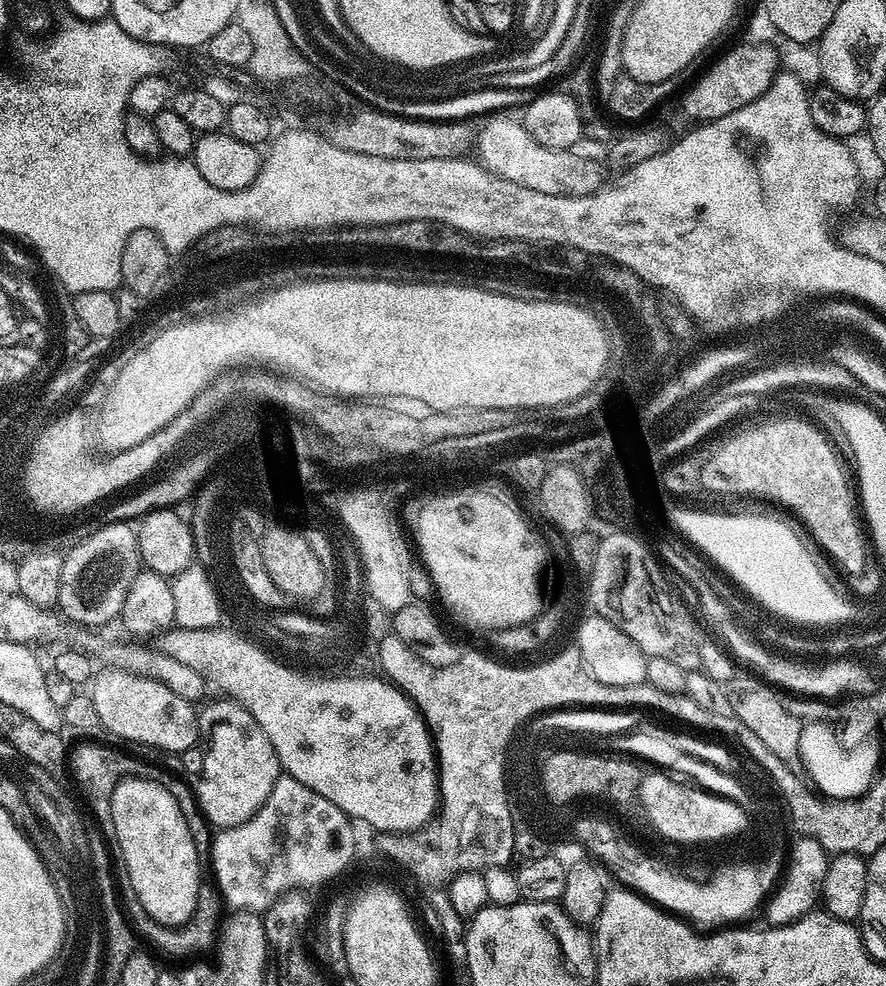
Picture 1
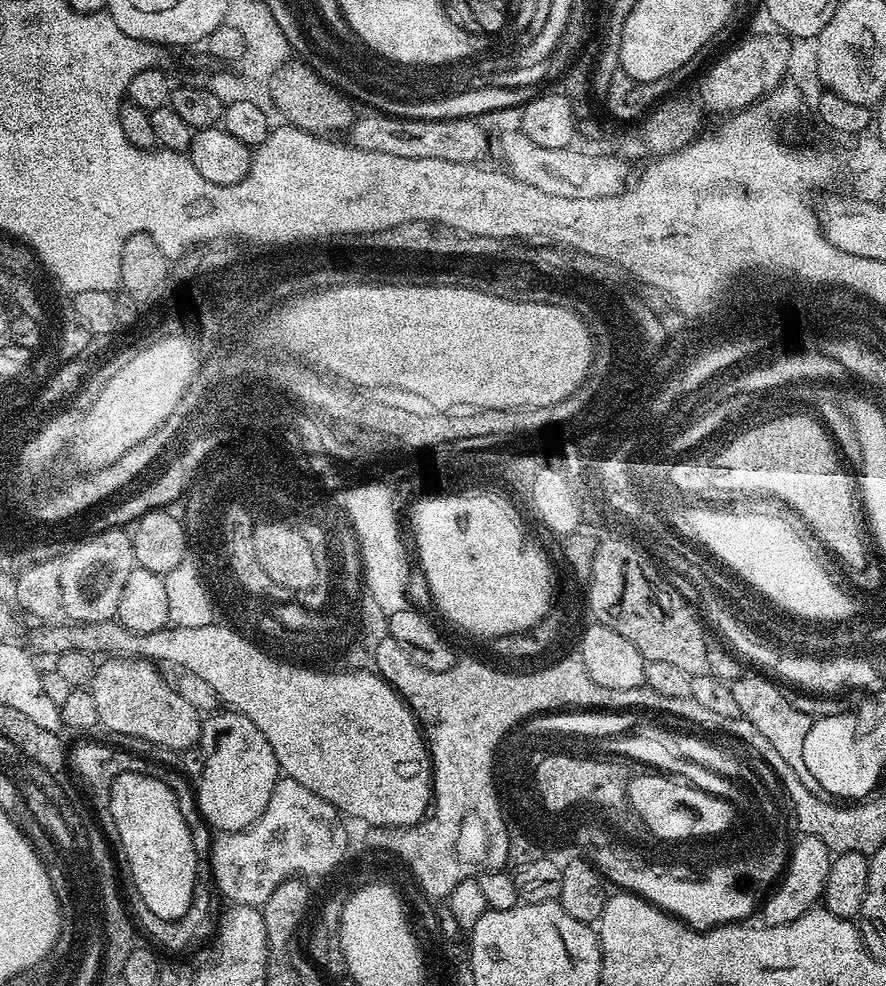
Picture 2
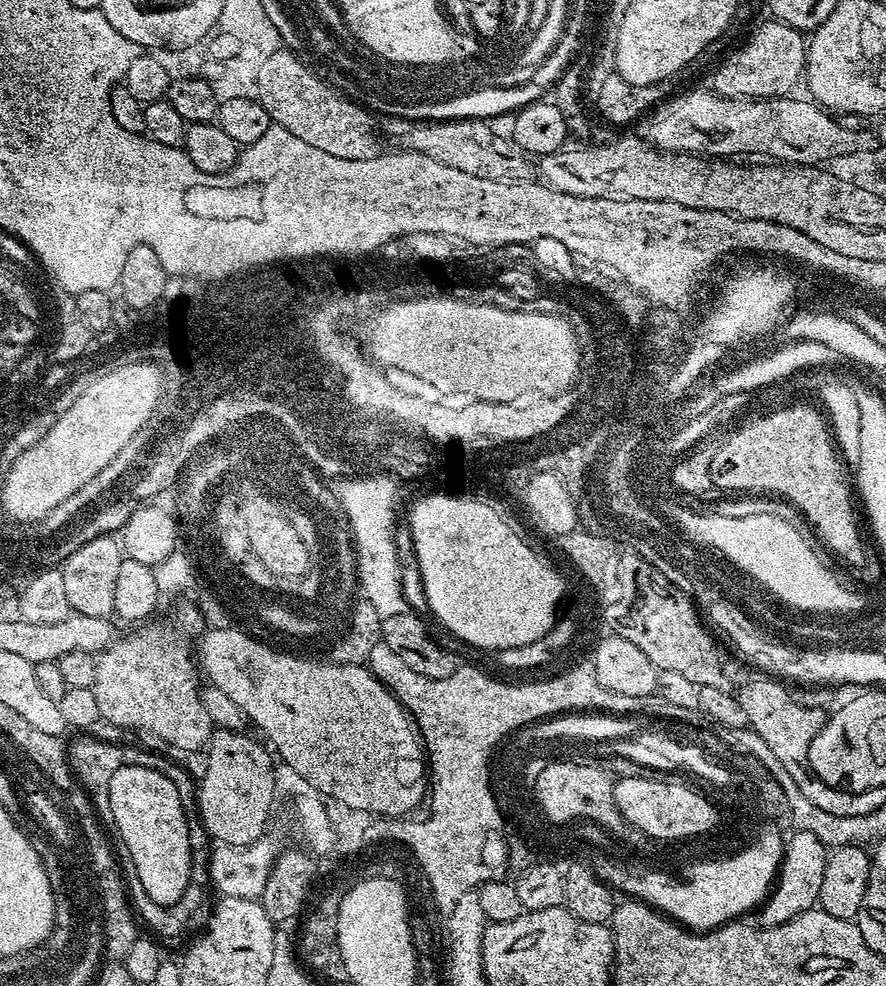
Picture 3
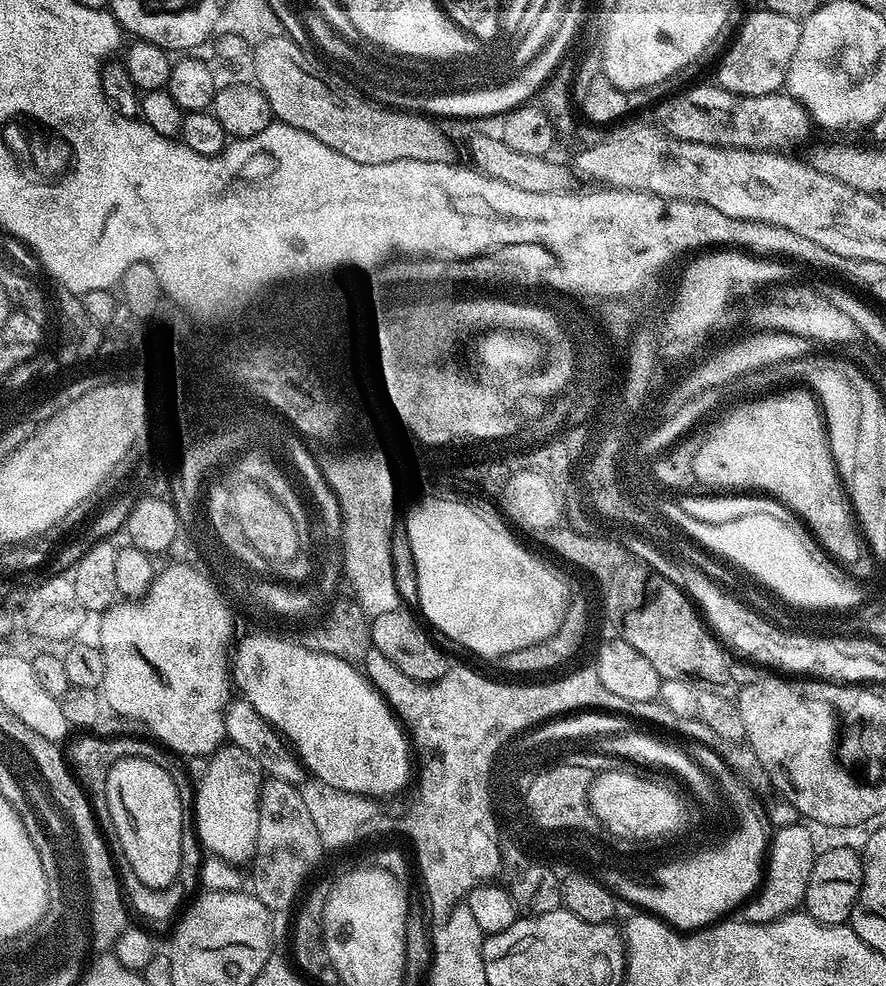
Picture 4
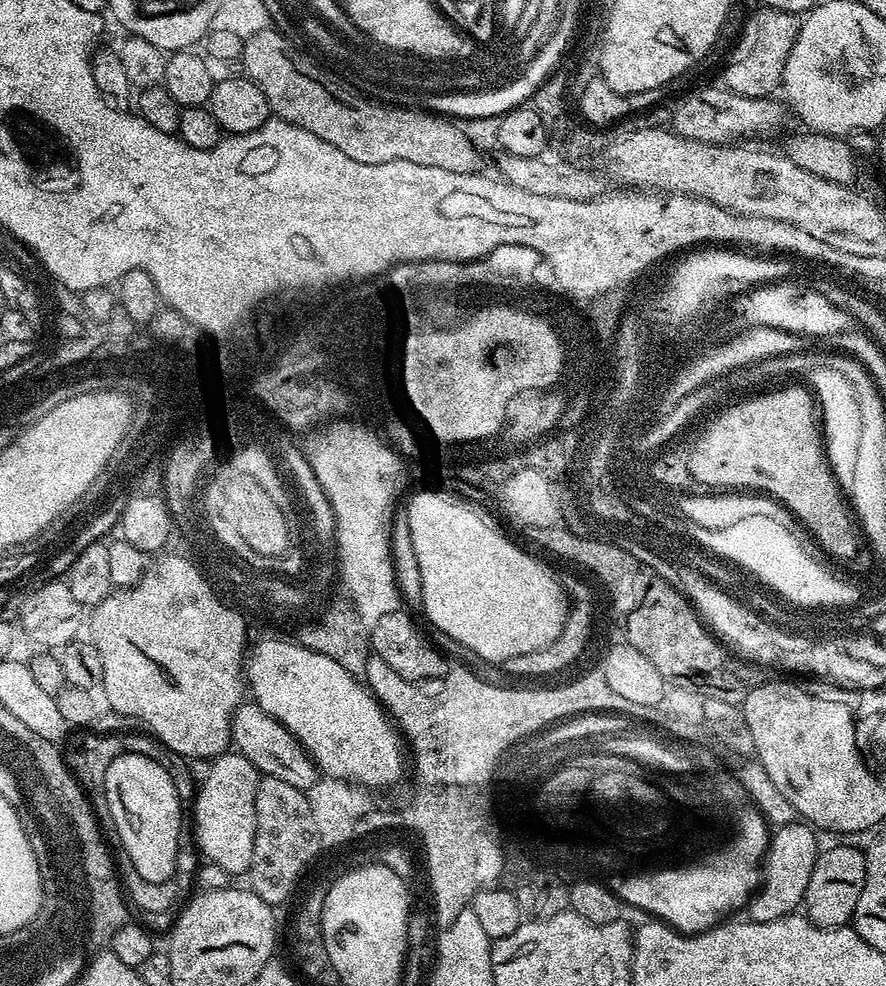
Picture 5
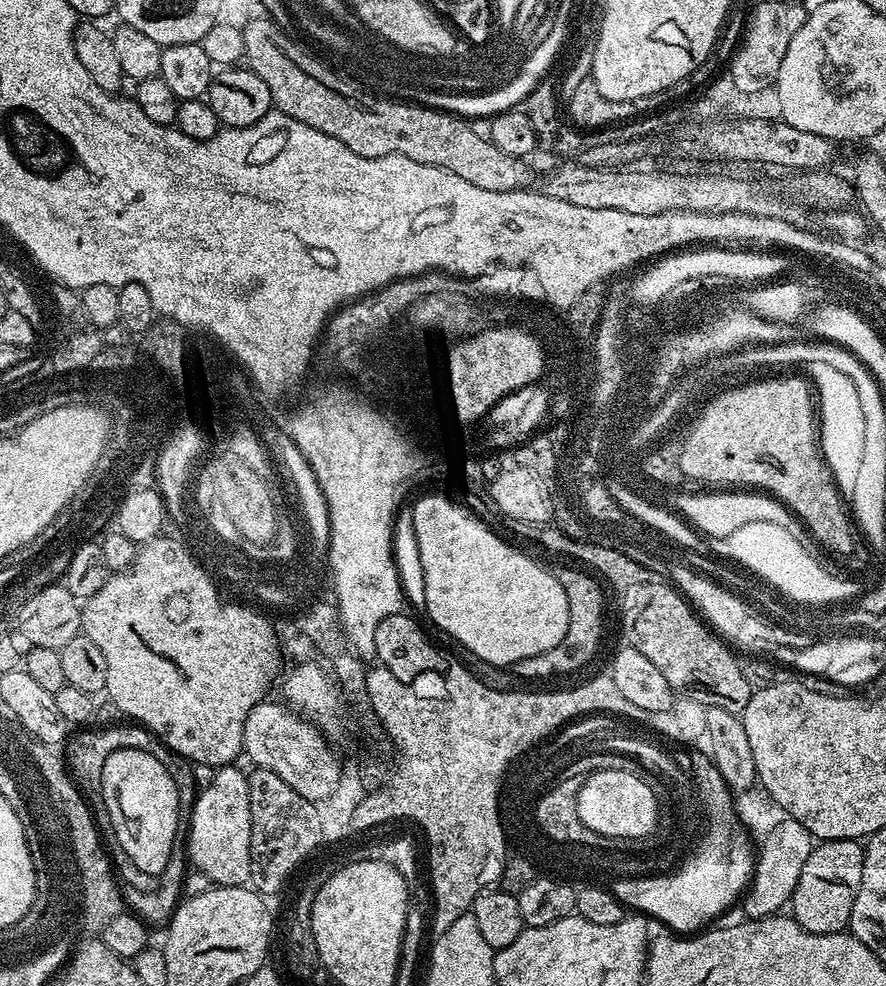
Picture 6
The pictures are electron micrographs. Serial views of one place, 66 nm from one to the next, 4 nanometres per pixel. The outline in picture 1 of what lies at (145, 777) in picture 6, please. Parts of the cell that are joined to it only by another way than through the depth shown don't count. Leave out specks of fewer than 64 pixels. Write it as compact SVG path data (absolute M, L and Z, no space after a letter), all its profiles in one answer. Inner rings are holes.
M127 776L125 780L118 782L118 786L114 786L108 820L110 825L112 824L113 834L116 835L116 844L120 847L120 856L124 859L124 872L128 875L130 892L138 896L143 909L158 923L174 928L187 924L198 902L199 888L202 883L202 877L200 877L202 859L198 850L195 849L190 826L186 826L186 818L182 818L182 810L178 810L178 802L174 794L170 794L170 790L163 788L157 780Z

